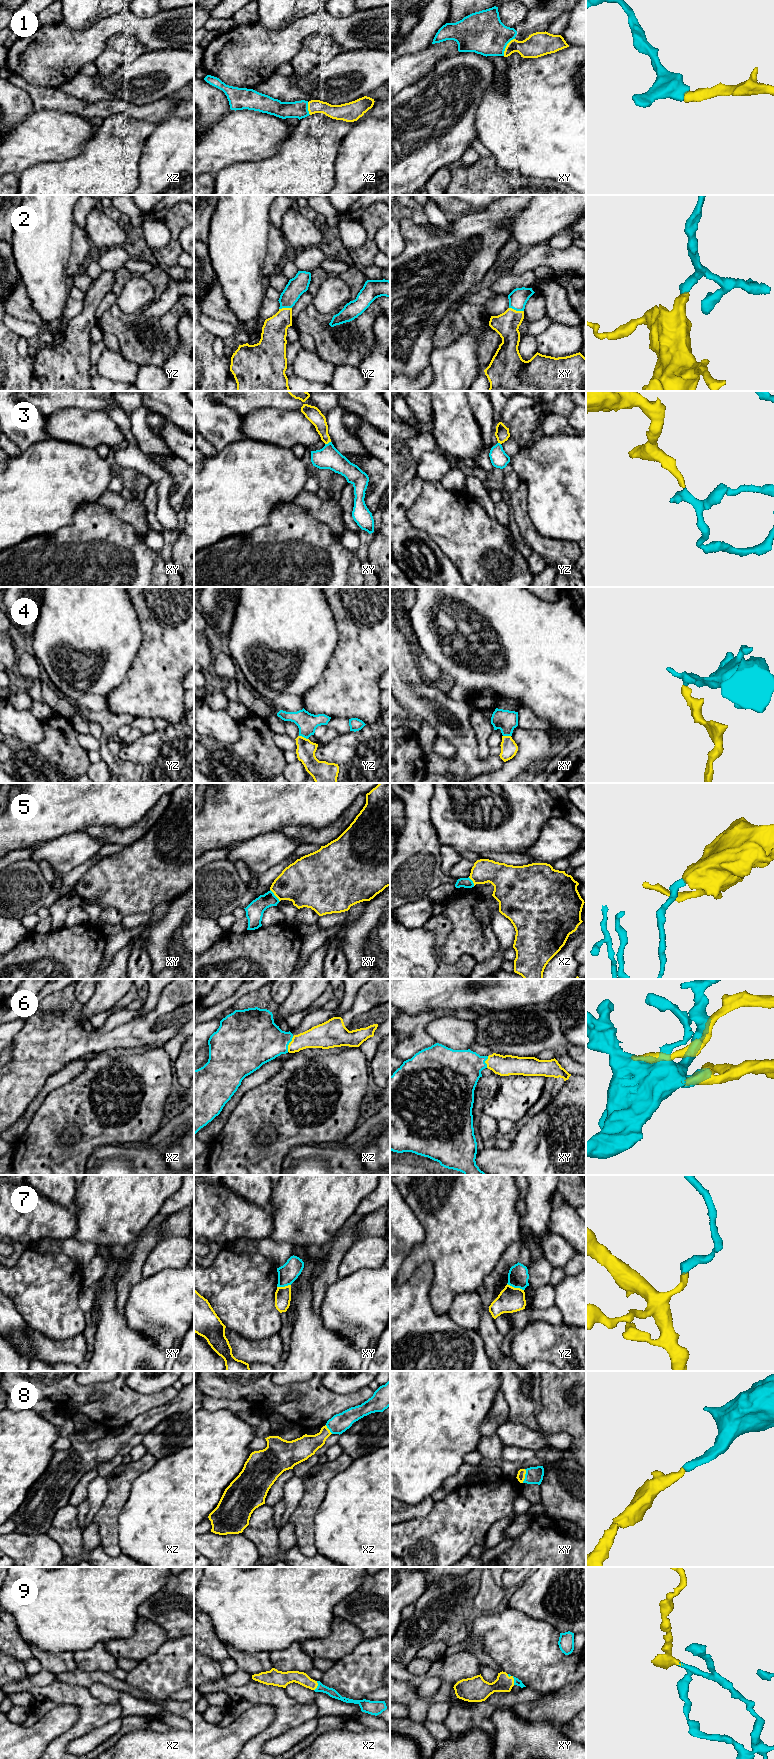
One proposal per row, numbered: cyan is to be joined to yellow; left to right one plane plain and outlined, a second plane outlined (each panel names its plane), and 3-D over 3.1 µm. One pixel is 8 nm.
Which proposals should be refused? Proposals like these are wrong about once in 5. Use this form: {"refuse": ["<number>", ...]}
{"refuse": ["5", "7"]}

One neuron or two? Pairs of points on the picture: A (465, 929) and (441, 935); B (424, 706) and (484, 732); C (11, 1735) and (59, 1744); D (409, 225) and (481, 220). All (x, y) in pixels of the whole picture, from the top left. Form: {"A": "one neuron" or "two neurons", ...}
{"A": "two neurons", "B": "two neurons", "C": "two neurons", "D": "one neuron"}

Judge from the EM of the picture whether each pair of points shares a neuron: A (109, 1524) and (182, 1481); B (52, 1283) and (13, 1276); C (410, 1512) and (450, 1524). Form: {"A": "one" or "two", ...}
{"A": "two", "B": "one", "C": "two"}

